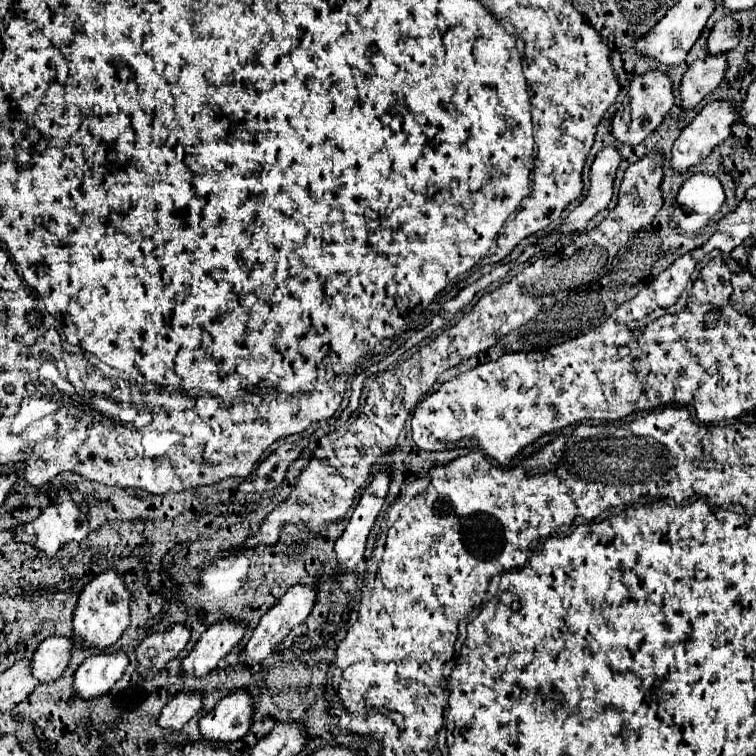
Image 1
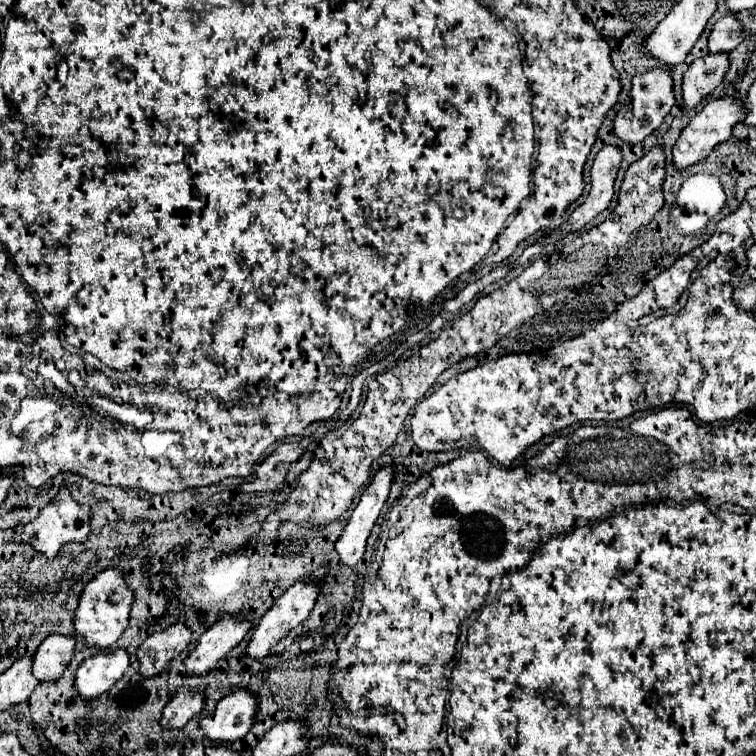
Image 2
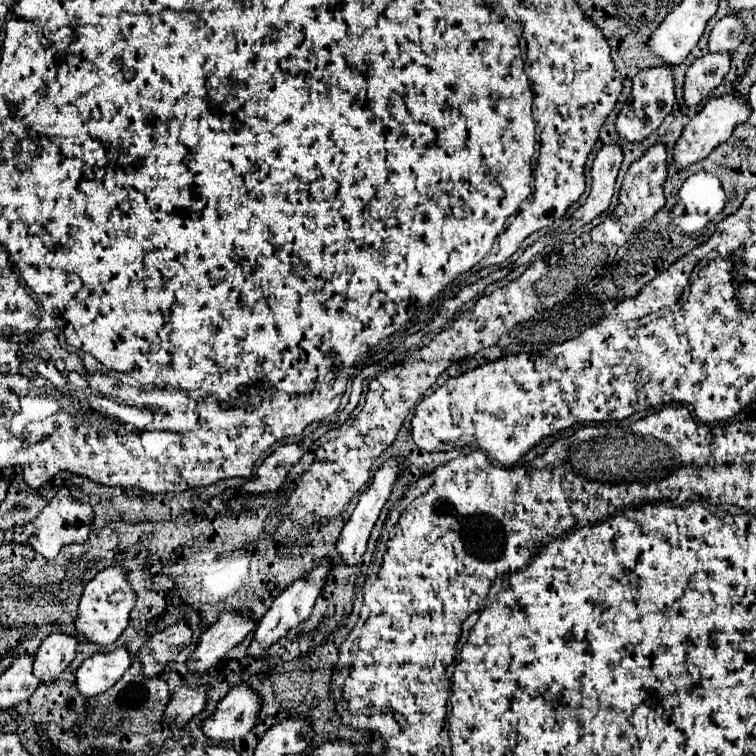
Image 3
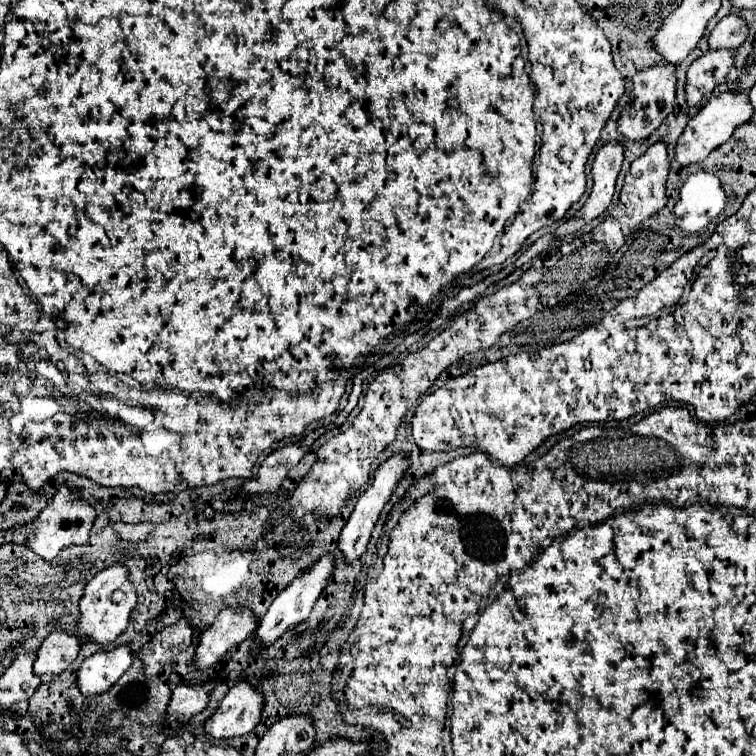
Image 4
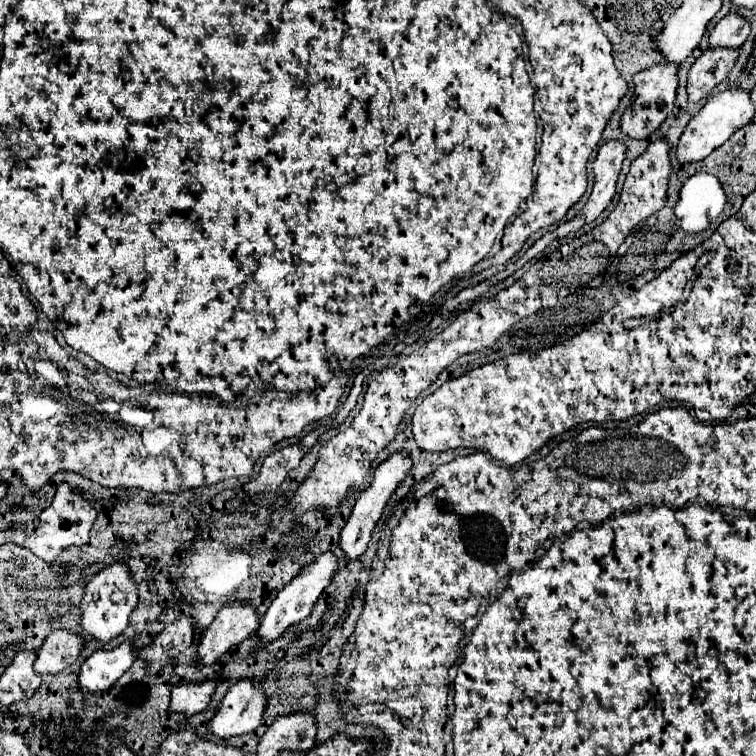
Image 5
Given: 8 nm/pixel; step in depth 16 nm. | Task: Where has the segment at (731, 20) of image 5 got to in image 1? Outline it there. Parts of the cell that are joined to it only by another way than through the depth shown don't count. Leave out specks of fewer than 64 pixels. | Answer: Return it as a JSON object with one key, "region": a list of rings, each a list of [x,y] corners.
{"region":[[[726,16],[724,20],[716,22],[708,34],[708,40],[706,40],[706,46],[708,46],[708,54],[716,56],[716,54],[724,54],[732,48],[738,46],[740,42],[740,32],[738,32],[738,24]]]}

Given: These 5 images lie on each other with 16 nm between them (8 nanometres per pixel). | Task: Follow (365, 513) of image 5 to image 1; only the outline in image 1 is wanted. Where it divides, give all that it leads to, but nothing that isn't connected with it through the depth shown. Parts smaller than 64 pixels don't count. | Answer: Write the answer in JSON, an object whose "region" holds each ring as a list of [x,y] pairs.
{"region":[[[378,472],[374,480],[370,482],[370,486],[364,488],[360,502],[354,508],[354,514],[344,534],[334,544],[336,558],[338,558],[338,570],[352,570],[362,560],[366,538],[388,494],[388,480],[390,478],[386,472]]]}

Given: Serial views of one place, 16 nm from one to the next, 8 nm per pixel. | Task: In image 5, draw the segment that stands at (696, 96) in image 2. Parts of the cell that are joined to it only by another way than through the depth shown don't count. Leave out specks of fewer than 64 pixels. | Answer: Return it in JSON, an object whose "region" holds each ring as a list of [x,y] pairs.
{"region":[[[716,48],[704,52],[688,70],[688,84],[686,84],[688,102],[696,104],[708,94],[712,94],[712,90],[720,82],[724,82],[734,62],[736,62],[736,50],[730,48]]]}

